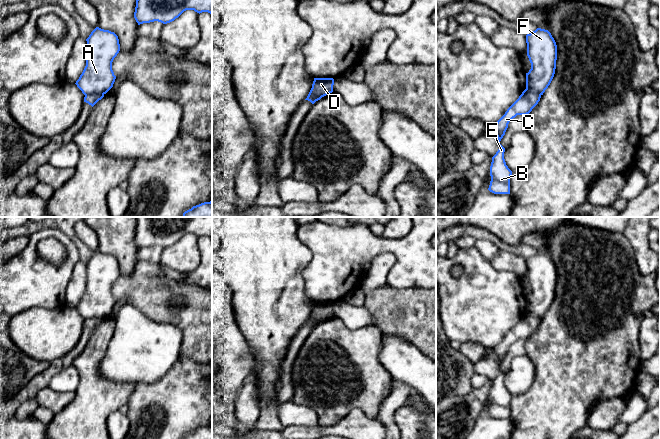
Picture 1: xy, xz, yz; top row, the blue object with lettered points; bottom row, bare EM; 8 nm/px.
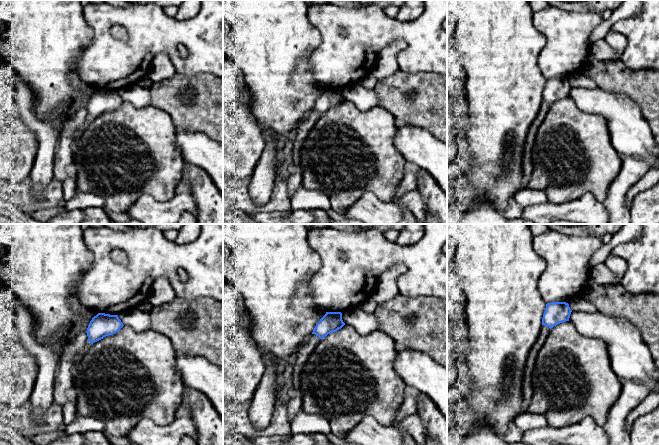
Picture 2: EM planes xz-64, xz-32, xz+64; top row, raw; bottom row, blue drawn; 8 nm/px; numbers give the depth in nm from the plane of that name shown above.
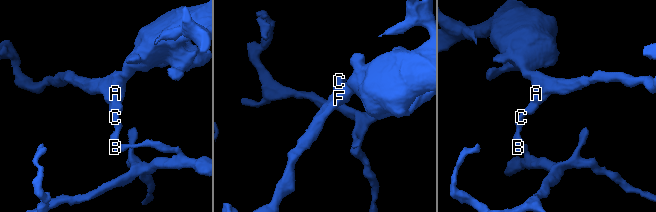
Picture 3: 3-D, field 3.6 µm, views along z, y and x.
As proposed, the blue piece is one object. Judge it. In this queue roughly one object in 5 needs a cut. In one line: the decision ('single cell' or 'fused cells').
fused cells

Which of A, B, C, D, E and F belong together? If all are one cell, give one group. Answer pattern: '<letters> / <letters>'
A F / B C D E

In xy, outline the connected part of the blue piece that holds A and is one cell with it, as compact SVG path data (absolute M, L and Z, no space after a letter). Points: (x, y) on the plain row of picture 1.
M96 251L86 265L86 290L75 308L84 319L106 318L116 303L112 286L120 275L118 260Z

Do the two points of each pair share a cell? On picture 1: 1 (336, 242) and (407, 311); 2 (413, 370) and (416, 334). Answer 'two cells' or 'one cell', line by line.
1: two cells
2: two cells

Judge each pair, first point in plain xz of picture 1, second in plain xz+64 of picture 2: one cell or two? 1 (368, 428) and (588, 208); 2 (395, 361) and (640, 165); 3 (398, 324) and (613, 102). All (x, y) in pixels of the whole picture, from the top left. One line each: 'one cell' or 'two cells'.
1: one cell
2: two cells
3: two cells

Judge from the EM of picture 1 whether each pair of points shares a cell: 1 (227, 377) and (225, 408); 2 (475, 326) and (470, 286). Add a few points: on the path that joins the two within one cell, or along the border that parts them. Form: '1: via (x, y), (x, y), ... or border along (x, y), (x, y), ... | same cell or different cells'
1: border along (222, 399), (229, 400) | different cells
2: via (475, 316), (475, 296) | same cell

